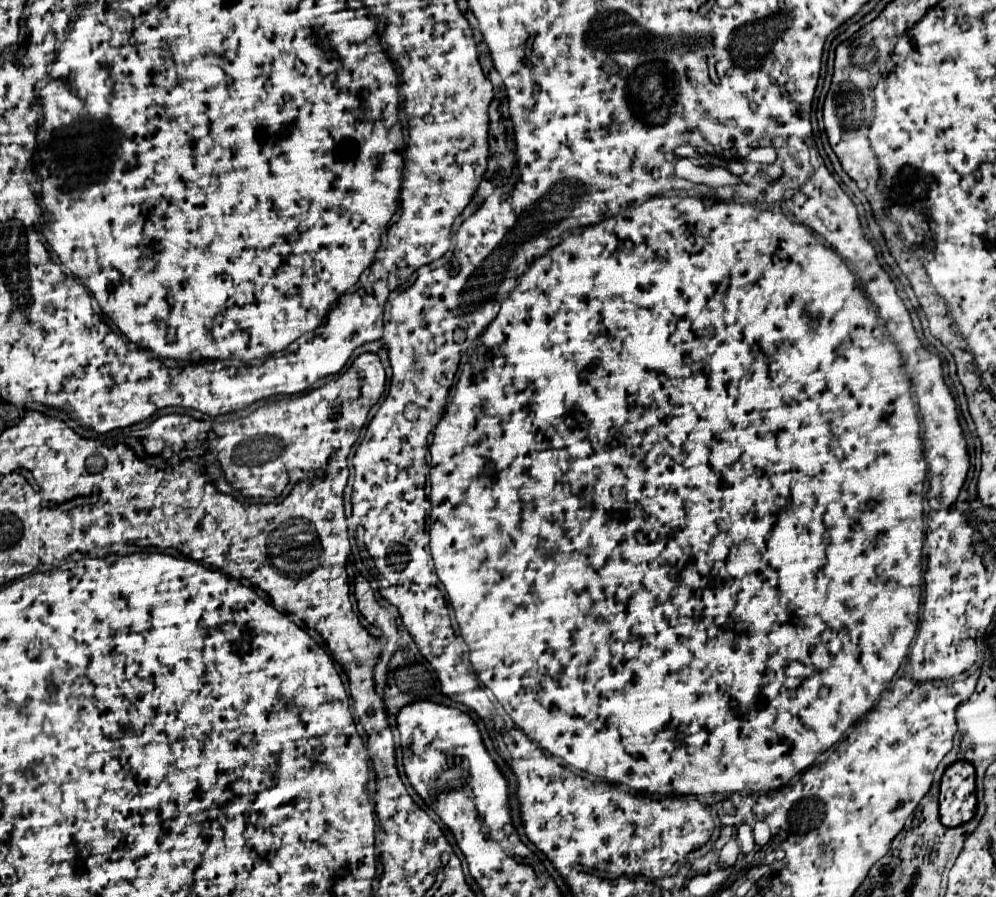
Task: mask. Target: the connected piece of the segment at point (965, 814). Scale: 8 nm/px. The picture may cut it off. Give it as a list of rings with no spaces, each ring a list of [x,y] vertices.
[[[969,762],[951,764],[941,778],[939,814],[943,826],[959,826],[975,814],[975,768]]]

